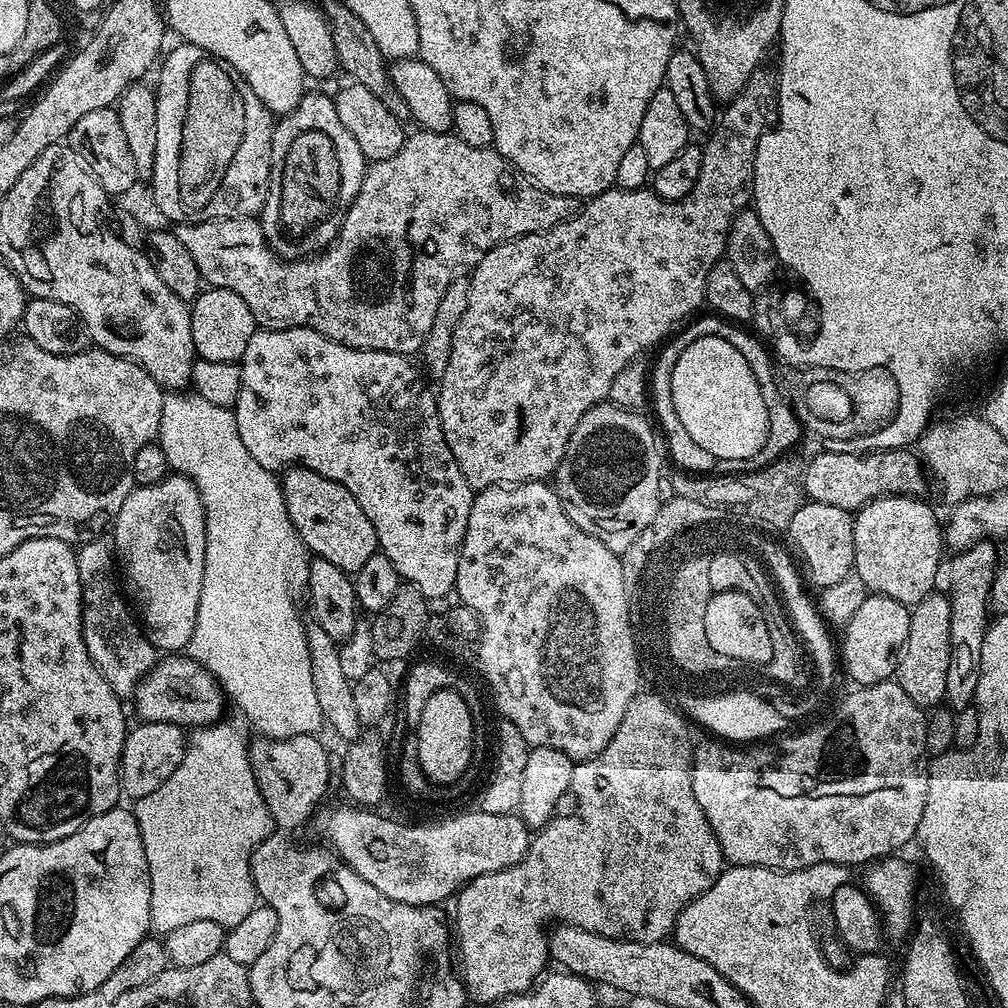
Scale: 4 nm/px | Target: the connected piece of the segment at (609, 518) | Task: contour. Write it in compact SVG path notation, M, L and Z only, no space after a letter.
M611 402L595 404L582 418L578 418L578 426L574 426L574 434L570 434L570 442L562 454L562 462L554 473L556 496L562 502L570 522L578 526L586 534L598 538L602 546L611 552L624 553L633 546L642 530L646 530L662 505L660 498L660 463L662 457L659 448L654 444L652 432L648 428L647 415L631 412Z

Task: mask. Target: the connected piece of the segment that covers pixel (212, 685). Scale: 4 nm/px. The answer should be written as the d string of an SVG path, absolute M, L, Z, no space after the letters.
M168 654L144 675L134 697L136 712L144 722L170 722L188 730L211 726L221 719L226 697L210 673L184 654Z

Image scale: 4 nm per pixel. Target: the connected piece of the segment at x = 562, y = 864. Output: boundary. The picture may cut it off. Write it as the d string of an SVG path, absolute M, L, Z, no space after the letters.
M624 716L614 738L610 738L606 750L602 750L589 760L573 763L571 789L576 799L576 813L569 817L556 816L545 828L539 829L531 837L526 854L514 866L504 868L501 872L482 874L460 889L454 900L456 903L454 936L455 939L456 936L460 939L460 964L464 967L464 972L462 971L464 991L471 999L473 996L478 1003L491 1006L495 1000L503 1000L505 996L517 996L536 987L549 967L547 964L550 964L546 929L553 922L578 926L582 930L590 930L594 934L602 934L606 938L615 940L659 944L667 937L664 936L667 932L669 935L675 929L676 920L682 914L684 907L694 902L694 898L698 898L706 890L710 890L714 882L718 882L718 878L725 870L726 861L718 846L718 837L714 834L710 822L706 822L706 814L702 814L702 806L698 806L698 798L694 798L692 785L694 740L688 737L687 726L685 719L677 719L676 716Z

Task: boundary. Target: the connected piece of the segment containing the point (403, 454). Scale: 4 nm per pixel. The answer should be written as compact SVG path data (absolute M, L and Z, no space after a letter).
M309 328L258 330L252 335L246 346L243 360L239 361L242 390L238 394L234 411L242 443L246 445L246 450L250 450L250 455L263 468L275 473L279 473L289 466L309 468L322 474L322 478L330 478L334 482L346 486L346 490L350 490L350 494L354 494L354 502L358 502L358 506L362 506L366 518L370 518L376 531L376 543L379 551L383 552L386 558L390 558L390 562L394 562L394 570L398 570L401 581L414 585L422 595L428 597L429 601L436 602L436 600L442 599L447 592L451 593L456 587L458 558L462 550L462 542L466 538L466 522L470 522L470 506L474 490L470 486L470 482L466 482L466 474L462 474L462 470L458 470L458 462L454 462L454 454L446 442L444 431L440 425L440 415L436 409L433 393L430 394L424 389L424 384L420 381L421 373L418 368L418 373L416 373L412 362L409 357L402 354L342 346Z

